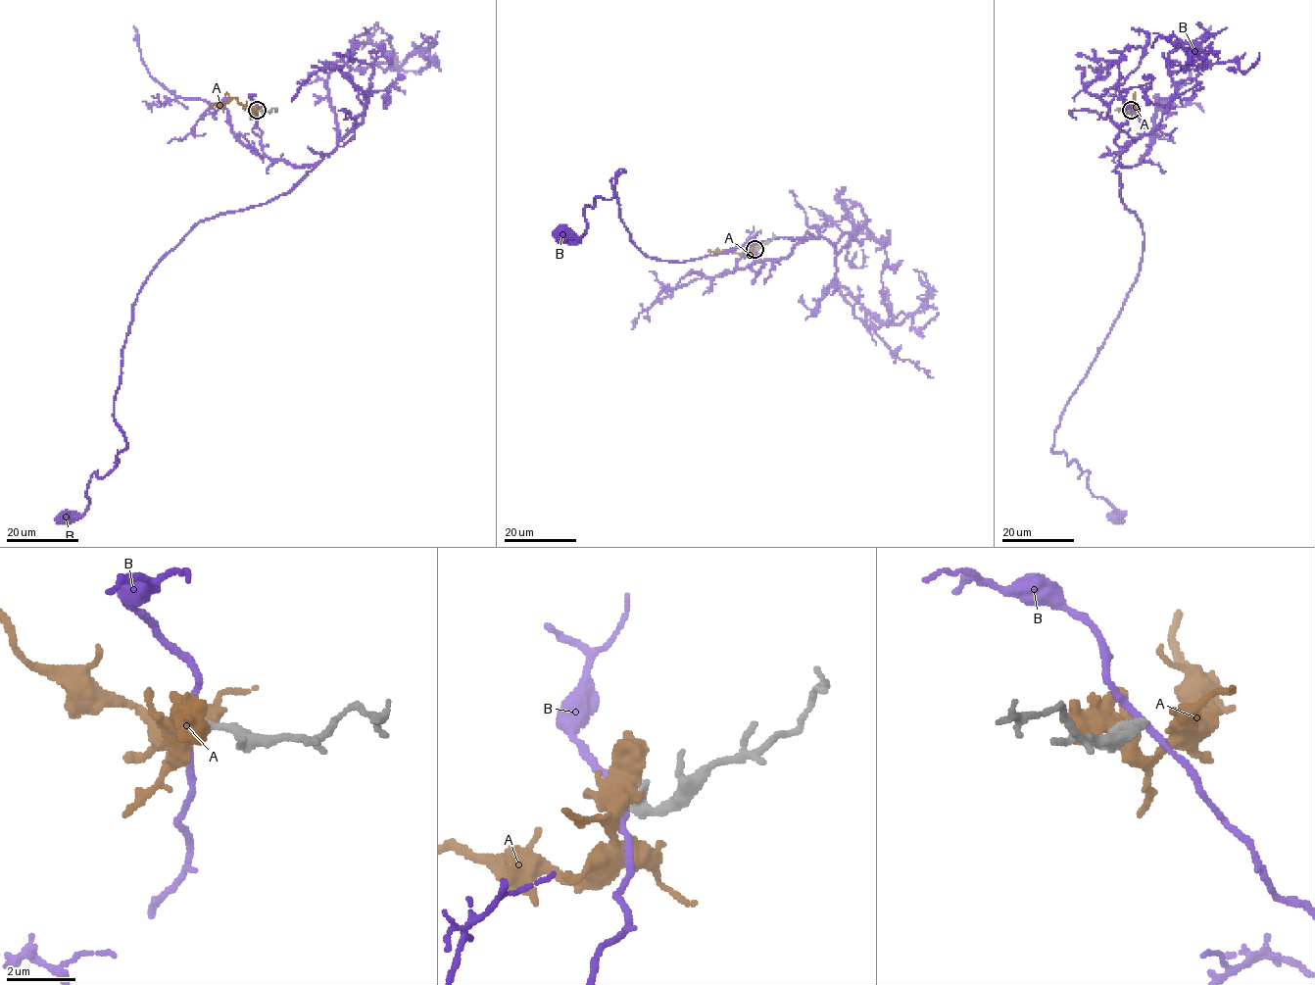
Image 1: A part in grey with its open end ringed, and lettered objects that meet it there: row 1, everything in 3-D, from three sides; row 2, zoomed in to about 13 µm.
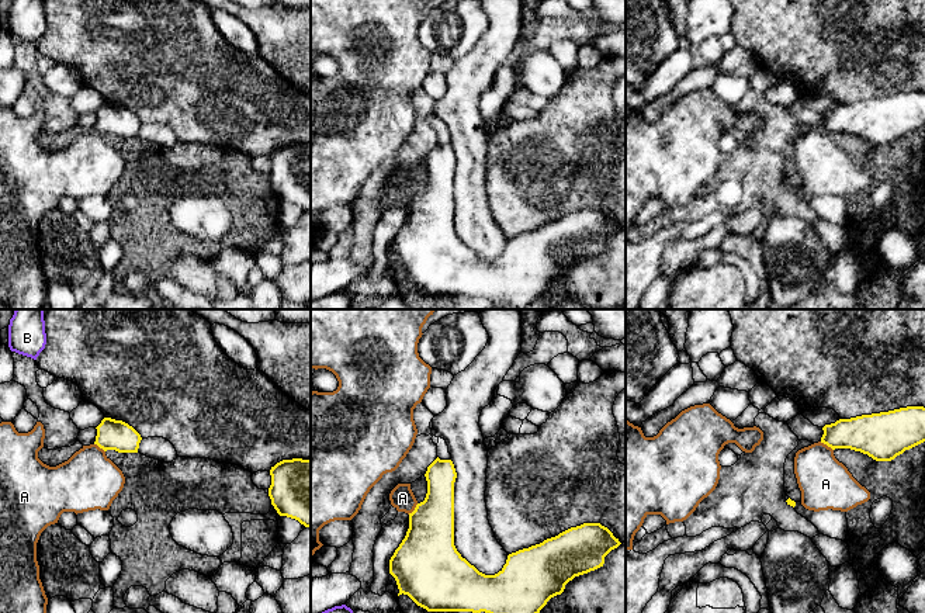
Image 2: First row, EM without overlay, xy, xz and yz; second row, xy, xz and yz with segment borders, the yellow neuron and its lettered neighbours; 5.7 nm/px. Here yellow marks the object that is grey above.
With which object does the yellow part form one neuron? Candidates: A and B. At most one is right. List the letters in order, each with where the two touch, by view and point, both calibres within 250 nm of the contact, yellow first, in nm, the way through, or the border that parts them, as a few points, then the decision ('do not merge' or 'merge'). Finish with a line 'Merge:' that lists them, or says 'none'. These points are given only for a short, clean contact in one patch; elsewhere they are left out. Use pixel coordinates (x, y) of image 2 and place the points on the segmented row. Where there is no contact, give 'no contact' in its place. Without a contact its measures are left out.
A: yz (827, 444) | 220/280 nm | along yz (820, 442), (832, 450) | do not merge
B: no contact | do not merge
Merge: none

